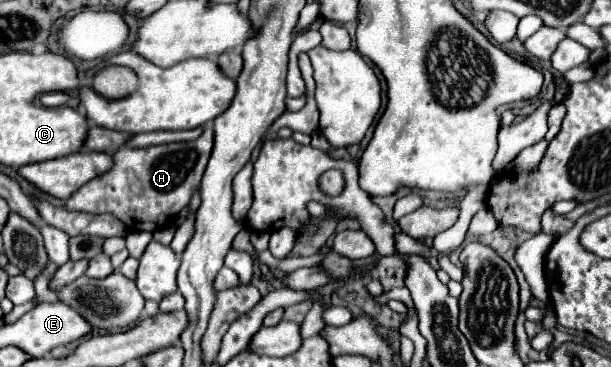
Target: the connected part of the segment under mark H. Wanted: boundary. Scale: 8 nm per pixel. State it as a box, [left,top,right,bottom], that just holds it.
[65,124,213,232]

